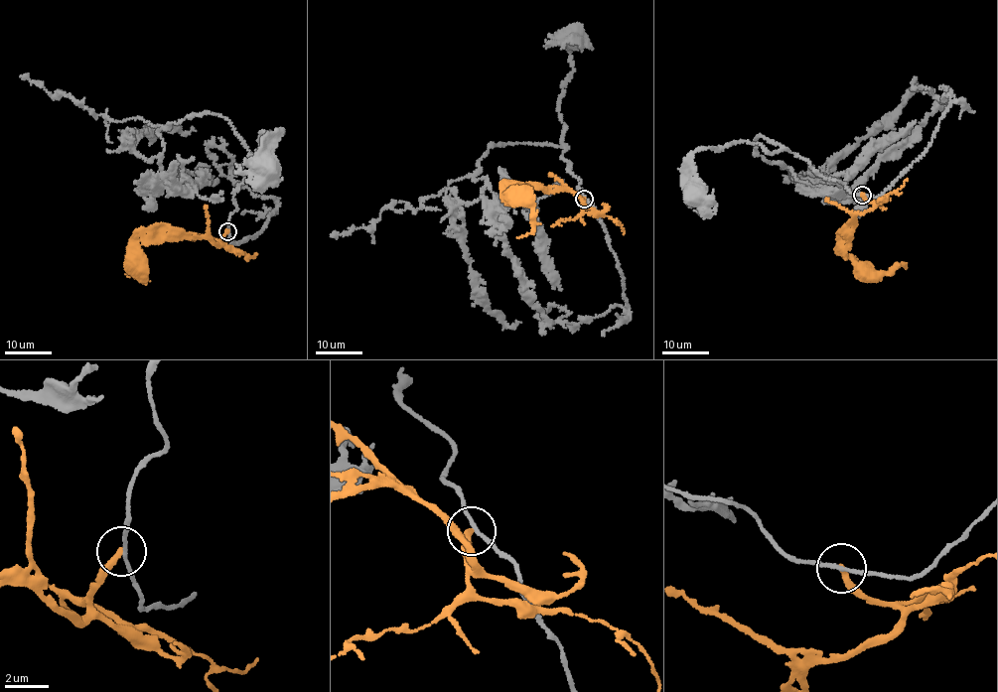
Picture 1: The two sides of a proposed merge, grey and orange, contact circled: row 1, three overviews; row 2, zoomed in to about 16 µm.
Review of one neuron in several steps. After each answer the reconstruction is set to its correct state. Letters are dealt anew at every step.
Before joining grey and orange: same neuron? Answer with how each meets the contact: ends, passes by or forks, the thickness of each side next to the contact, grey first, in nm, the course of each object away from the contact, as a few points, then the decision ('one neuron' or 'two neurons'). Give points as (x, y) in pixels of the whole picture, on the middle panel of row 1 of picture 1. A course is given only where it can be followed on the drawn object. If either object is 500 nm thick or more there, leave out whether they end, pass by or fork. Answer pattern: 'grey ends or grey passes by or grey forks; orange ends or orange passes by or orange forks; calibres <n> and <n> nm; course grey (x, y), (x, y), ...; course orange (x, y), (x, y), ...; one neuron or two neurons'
grey passes by; orange ends; calibres 160 and 280 nm; course grey (584, 199), (580, 180), (569, 170), (571, 163), (562, 157), (567, 146), (558, 109), (570, 78), (572, 35); course orange (584, 199), (584, 207), (569, 190), (539, 190), (510, 183), (503, 186), (514, 194); two neurons

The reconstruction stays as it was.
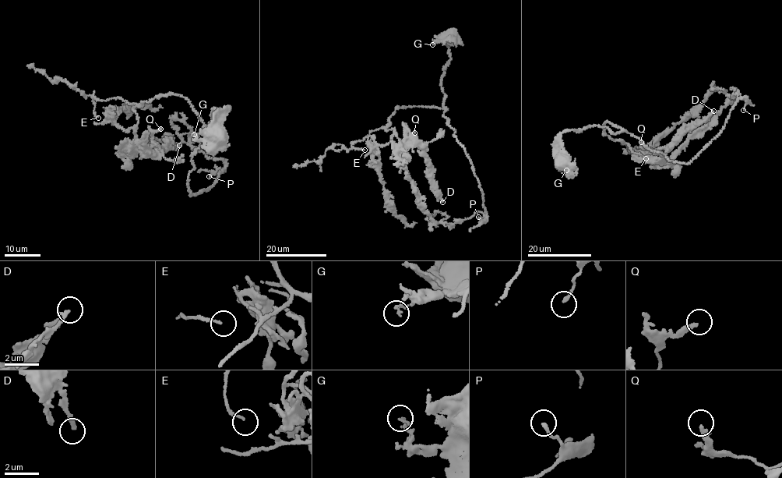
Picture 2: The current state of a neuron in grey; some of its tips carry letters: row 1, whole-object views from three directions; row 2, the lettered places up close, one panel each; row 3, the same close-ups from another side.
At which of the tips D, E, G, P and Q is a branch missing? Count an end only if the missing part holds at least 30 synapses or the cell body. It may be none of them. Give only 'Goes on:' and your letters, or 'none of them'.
Goes on: none of them

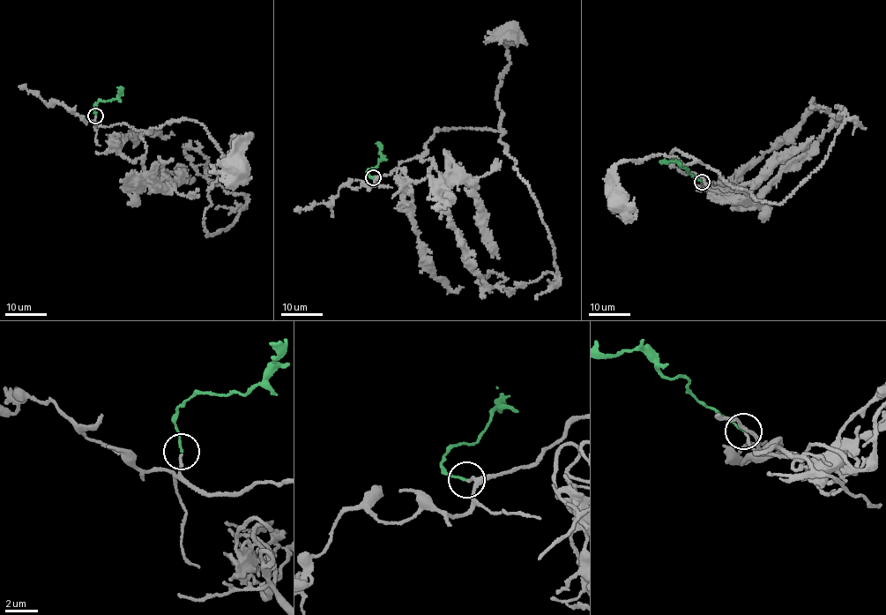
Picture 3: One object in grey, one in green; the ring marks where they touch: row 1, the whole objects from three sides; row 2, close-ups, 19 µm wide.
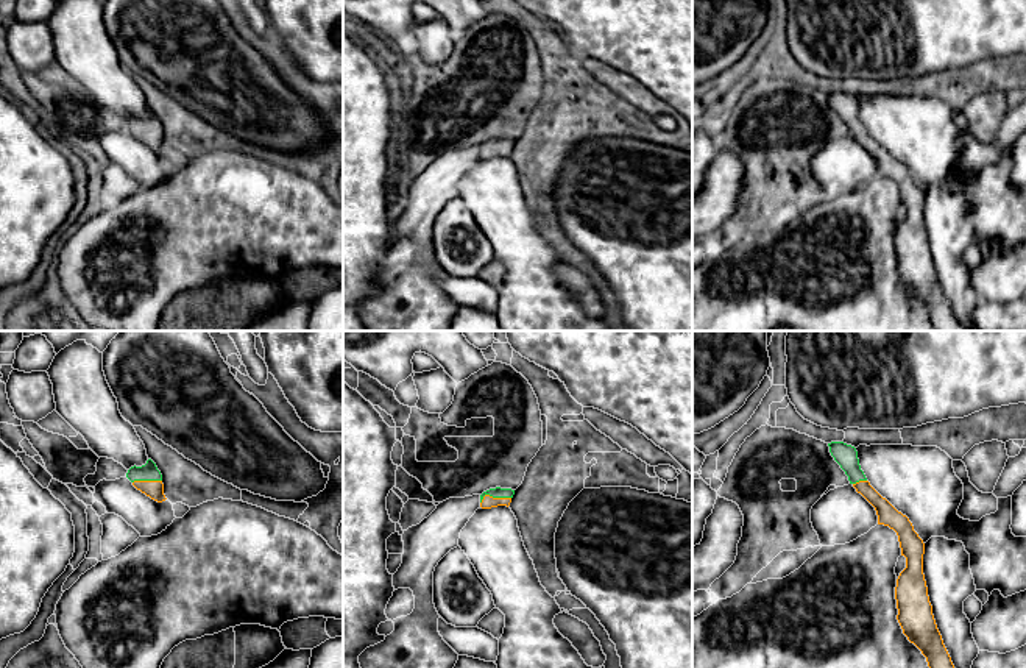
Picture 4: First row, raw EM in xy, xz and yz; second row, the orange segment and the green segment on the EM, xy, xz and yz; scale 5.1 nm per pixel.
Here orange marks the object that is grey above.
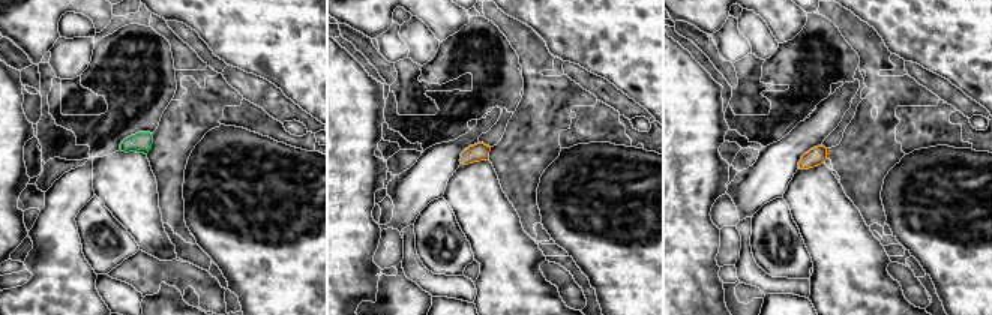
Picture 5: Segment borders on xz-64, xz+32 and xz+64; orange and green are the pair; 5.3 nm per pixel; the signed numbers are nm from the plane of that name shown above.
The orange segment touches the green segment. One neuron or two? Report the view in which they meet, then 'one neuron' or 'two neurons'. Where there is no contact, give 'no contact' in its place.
xz | one neuron

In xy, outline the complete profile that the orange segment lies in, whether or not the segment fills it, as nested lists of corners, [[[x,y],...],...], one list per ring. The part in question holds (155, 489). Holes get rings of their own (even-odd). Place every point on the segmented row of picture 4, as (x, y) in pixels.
[[[148,459],[142,467],[131,467],[126,473],[126,478],[133,485],[150,496],[151,499],[162,503],[165,501],[162,474],[157,470],[156,464]]]

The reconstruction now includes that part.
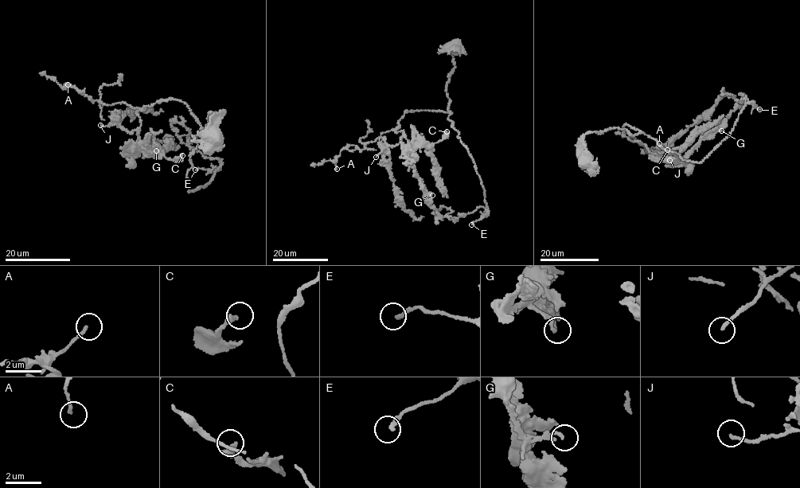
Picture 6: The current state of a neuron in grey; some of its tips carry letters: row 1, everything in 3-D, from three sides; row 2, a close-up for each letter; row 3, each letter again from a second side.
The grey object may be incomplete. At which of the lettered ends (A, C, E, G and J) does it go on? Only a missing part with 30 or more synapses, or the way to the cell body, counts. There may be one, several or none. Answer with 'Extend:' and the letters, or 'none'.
Extend: E, J

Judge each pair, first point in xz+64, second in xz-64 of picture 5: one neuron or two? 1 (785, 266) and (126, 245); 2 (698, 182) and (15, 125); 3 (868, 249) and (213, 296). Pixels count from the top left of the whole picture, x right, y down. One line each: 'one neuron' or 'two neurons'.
1: one neuron
2: one neuron
3: two neurons

